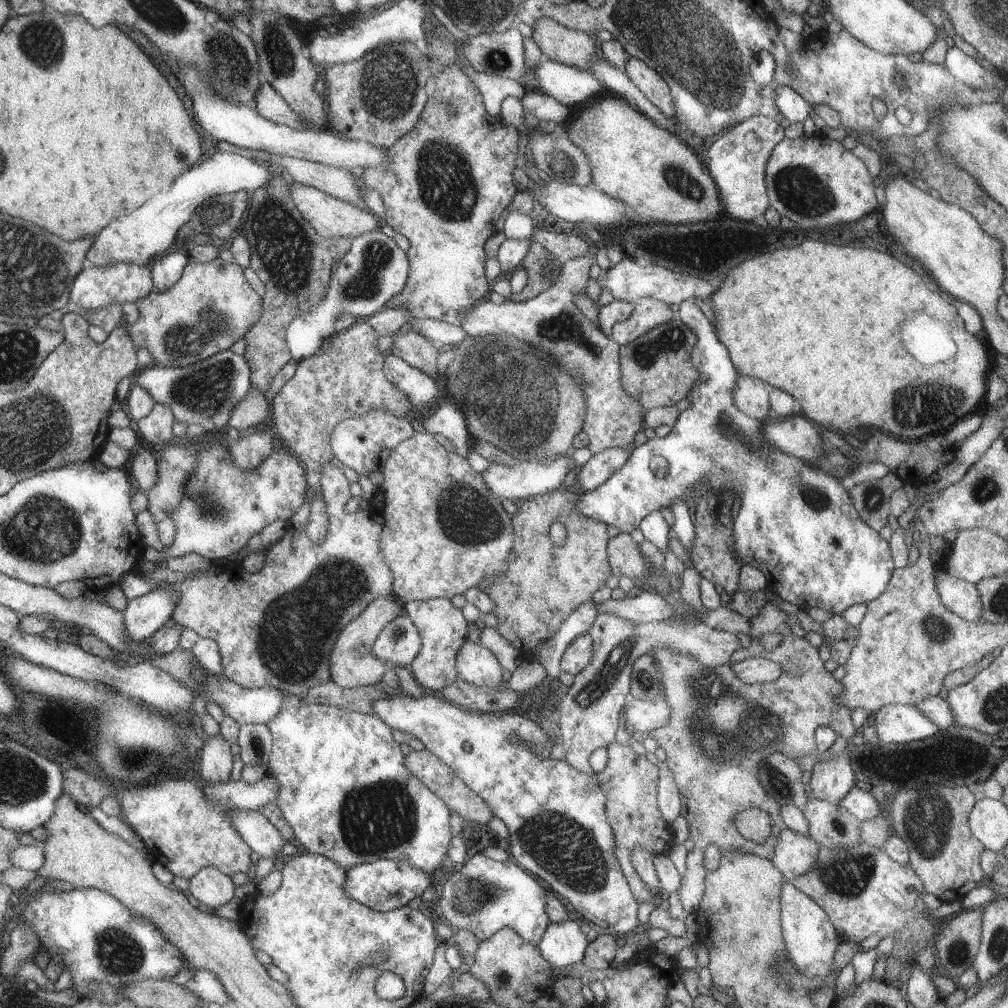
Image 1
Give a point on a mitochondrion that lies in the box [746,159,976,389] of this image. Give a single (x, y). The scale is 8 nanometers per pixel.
(805, 196)

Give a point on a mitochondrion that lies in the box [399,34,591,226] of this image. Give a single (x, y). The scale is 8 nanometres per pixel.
(445, 183)

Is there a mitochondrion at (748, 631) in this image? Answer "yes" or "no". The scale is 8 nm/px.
no

